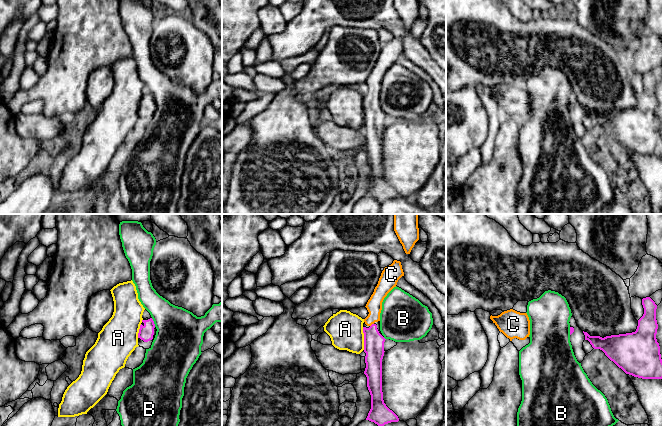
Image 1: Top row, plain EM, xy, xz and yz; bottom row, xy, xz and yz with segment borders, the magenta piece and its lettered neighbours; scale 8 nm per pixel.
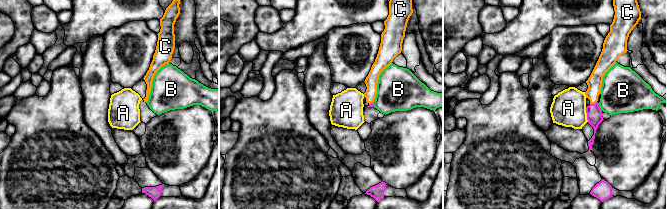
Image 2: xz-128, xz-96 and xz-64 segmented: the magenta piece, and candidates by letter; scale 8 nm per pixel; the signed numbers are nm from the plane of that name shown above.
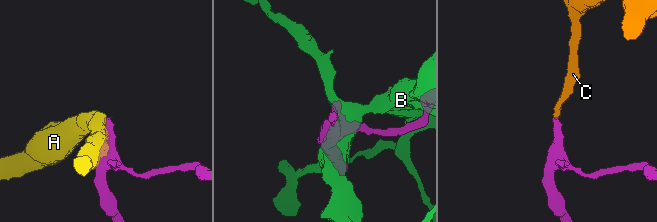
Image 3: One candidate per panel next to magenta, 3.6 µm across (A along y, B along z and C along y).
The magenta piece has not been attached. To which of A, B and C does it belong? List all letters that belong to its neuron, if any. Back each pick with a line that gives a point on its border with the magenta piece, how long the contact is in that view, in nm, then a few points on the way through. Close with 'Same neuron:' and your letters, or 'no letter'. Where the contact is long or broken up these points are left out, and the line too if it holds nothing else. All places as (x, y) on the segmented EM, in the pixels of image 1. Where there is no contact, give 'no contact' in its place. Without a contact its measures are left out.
C: meets magenta in xz at (371, 325); contact 40 nm long; runs through xz (373, 341), (371, 325), (374, 305)
Same neuron: C

